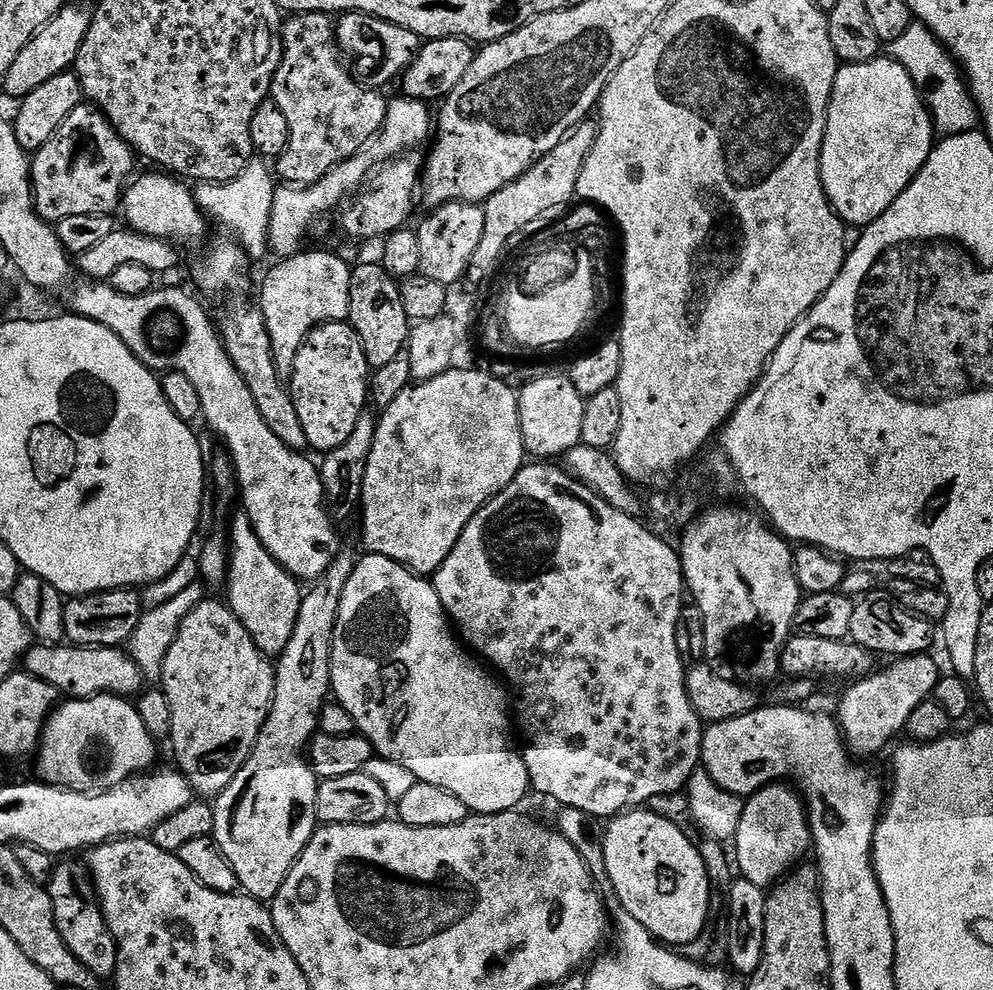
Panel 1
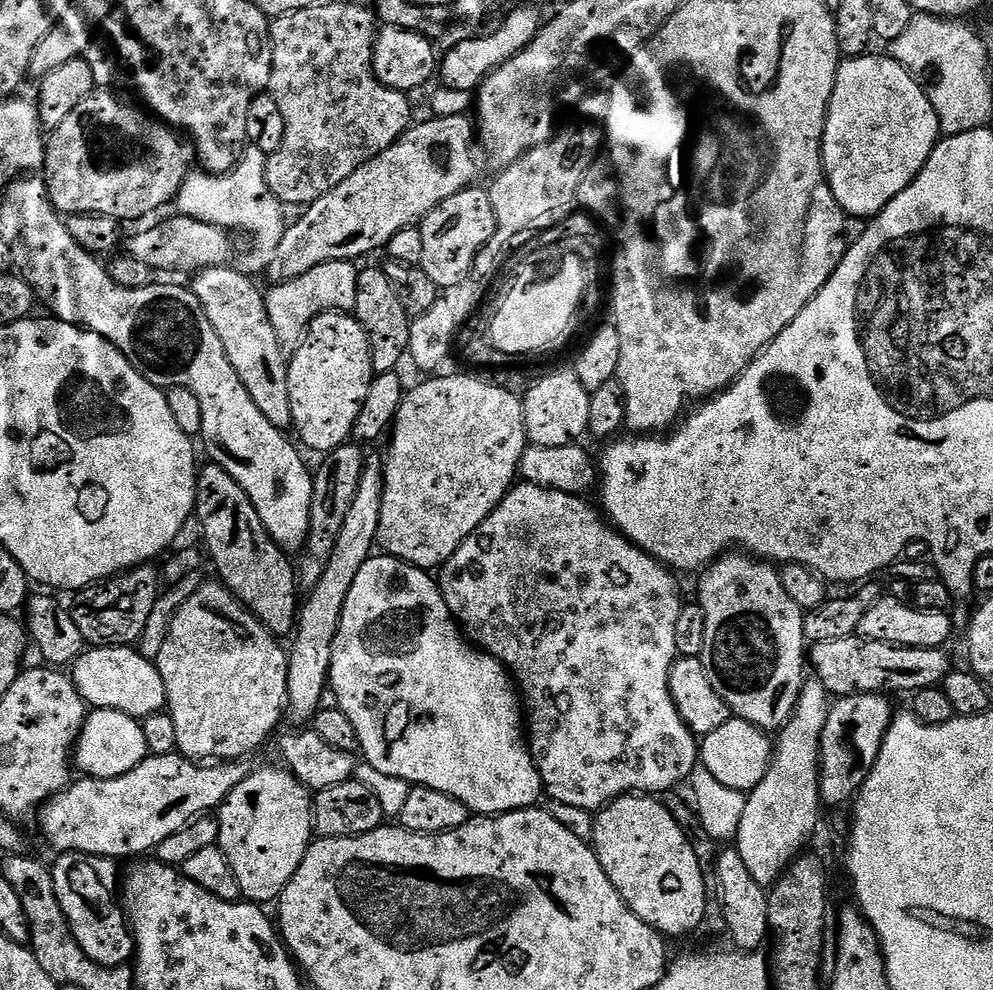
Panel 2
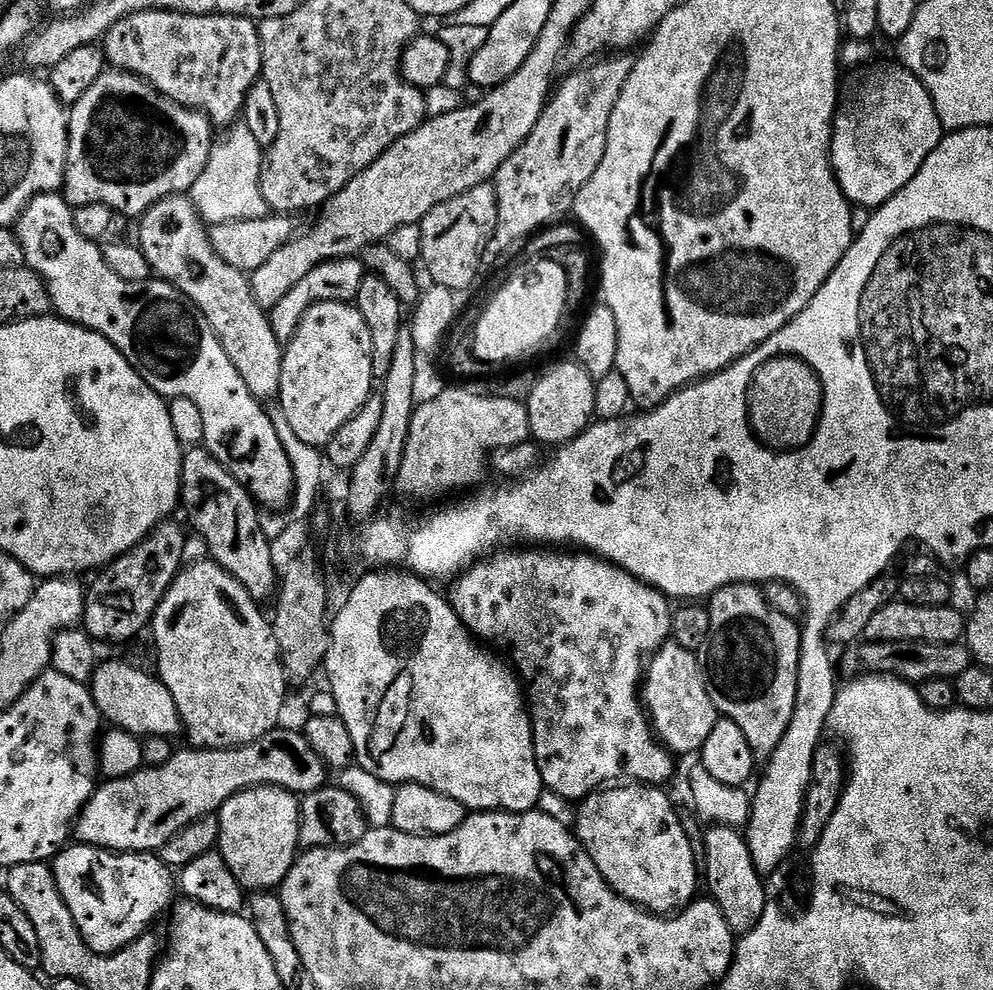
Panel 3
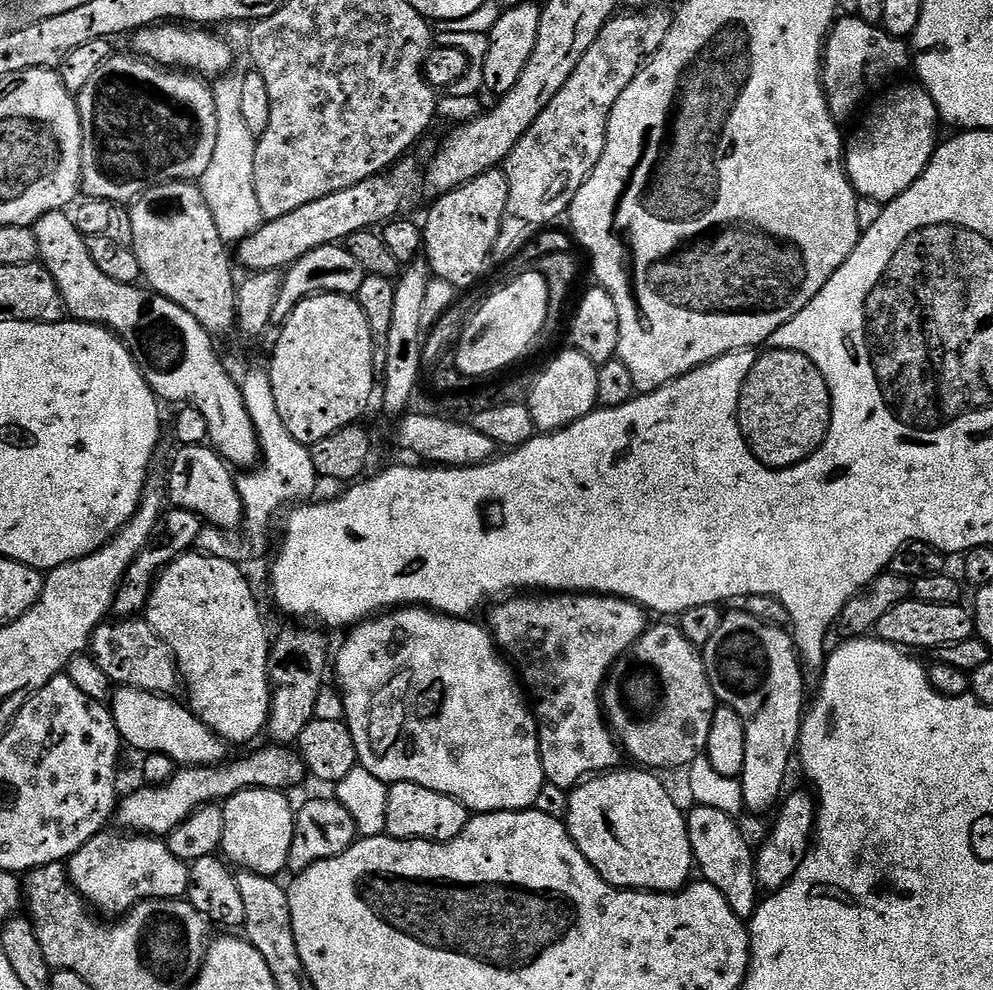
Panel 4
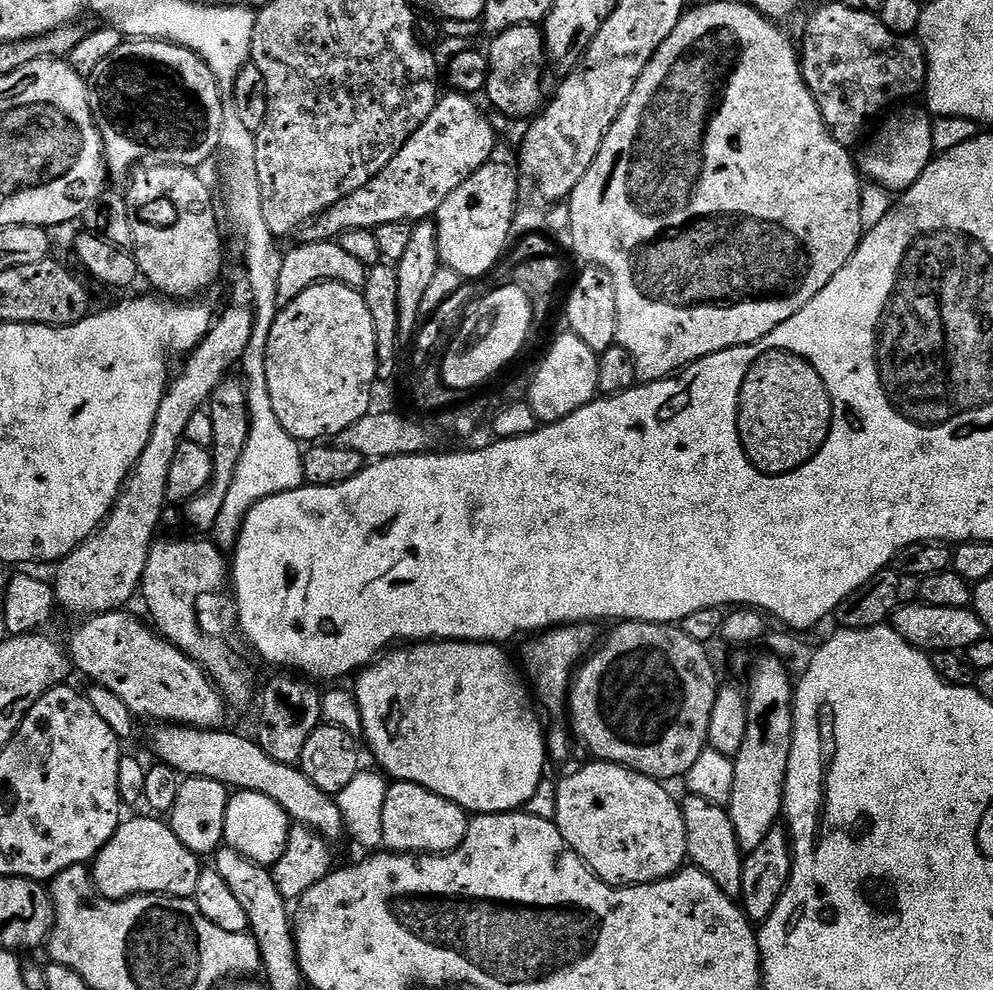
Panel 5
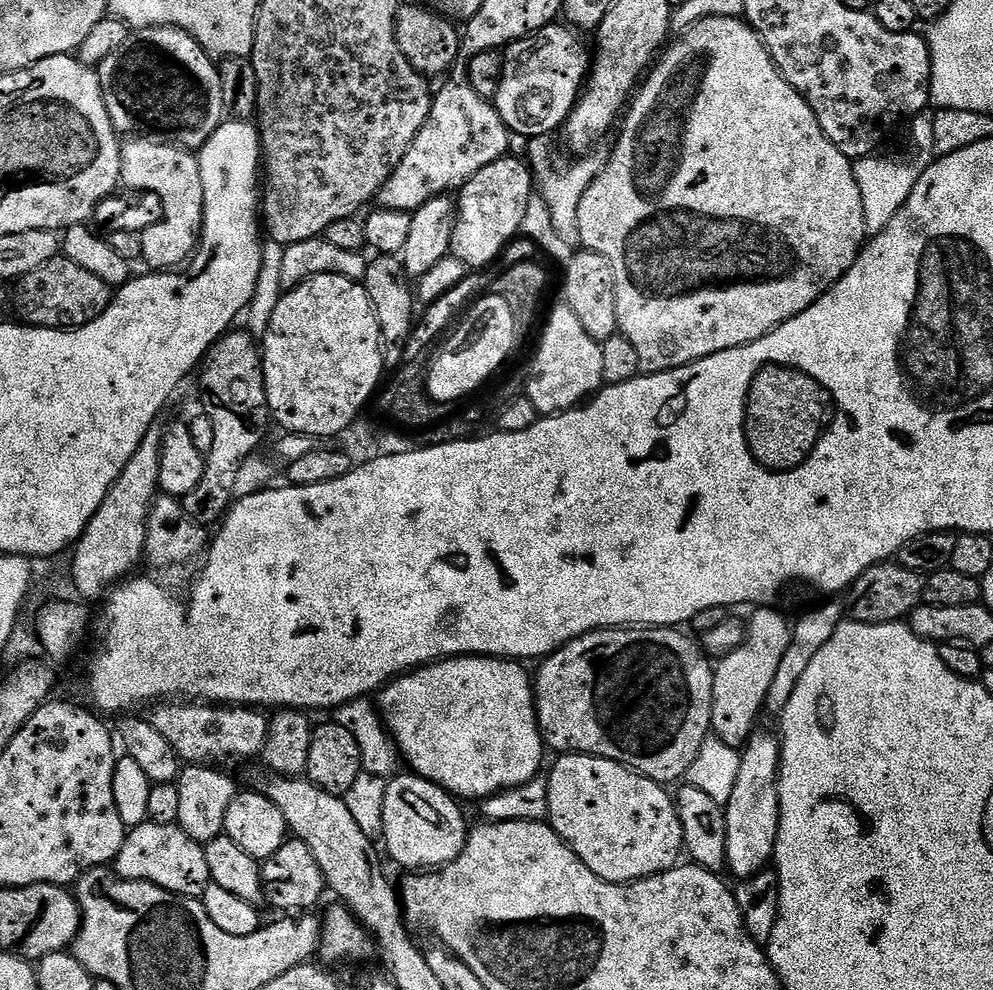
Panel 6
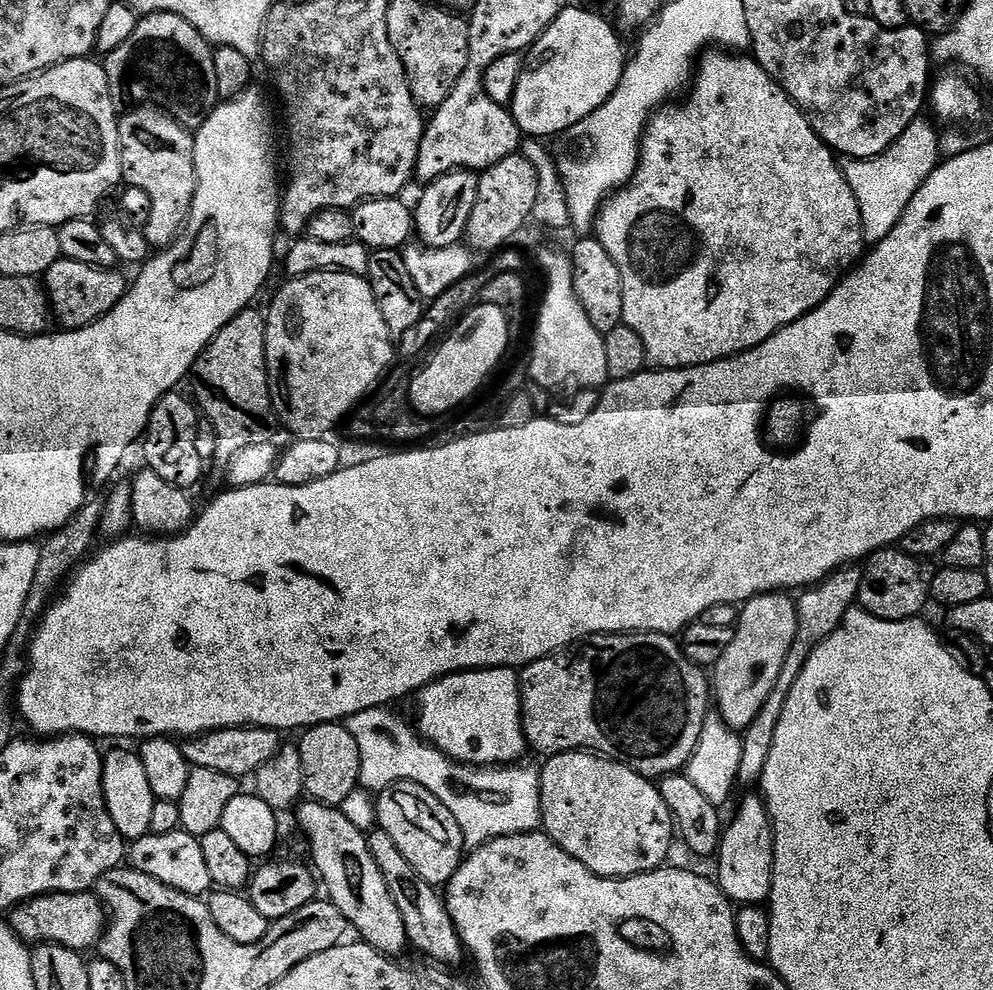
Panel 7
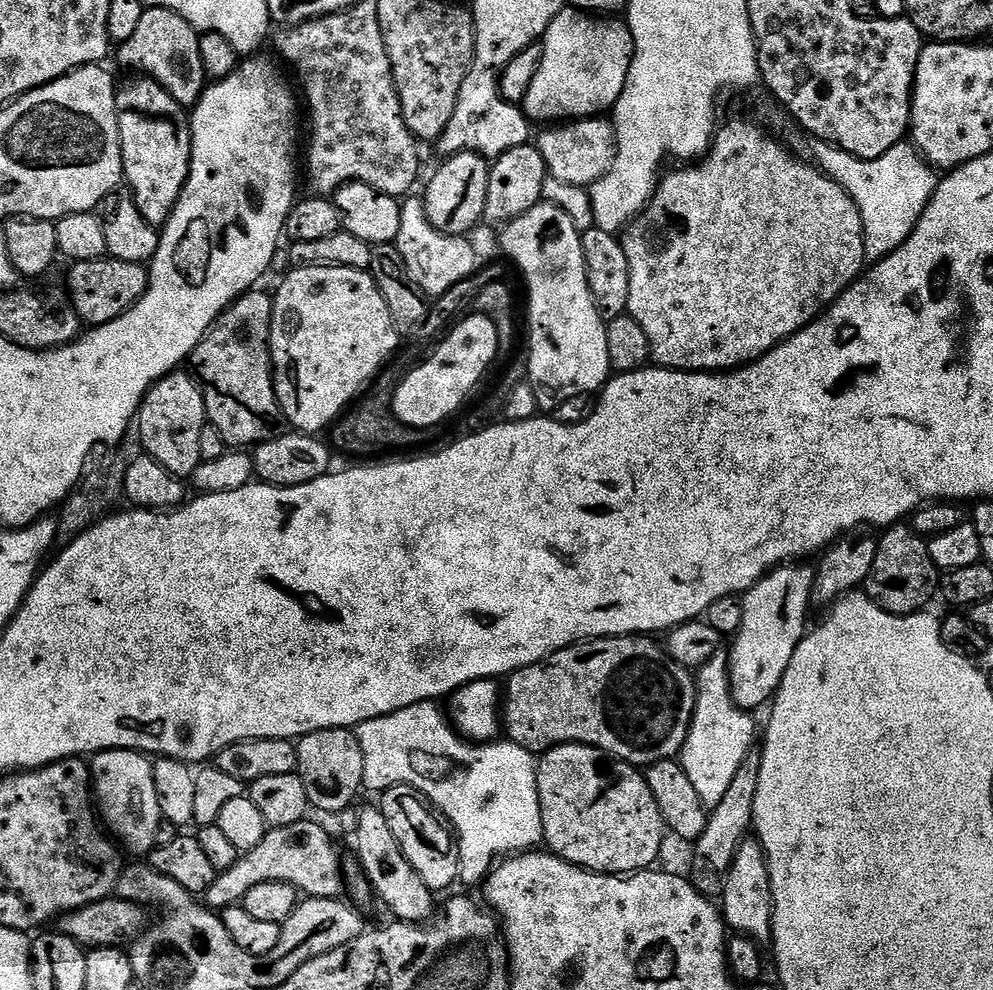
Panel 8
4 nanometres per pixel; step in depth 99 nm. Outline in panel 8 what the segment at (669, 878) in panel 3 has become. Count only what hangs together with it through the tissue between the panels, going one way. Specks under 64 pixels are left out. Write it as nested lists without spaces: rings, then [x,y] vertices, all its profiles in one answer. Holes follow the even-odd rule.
[[[559,744],[539,757],[538,798],[542,806],[543,843],[547,851],[566,862],[601,874],[635,874],[653,867],[664,848],[666,825],[645,773],[633,765],[617,762],[584,744]]]

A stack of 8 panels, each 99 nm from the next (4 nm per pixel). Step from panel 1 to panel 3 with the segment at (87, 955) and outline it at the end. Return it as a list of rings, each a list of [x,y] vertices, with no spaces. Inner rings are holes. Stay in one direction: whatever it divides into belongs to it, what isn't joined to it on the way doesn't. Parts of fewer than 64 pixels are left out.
[[[72,842],[57,854],[50,867],[82,942],[95,956],[121,952],[145,935],[151,929],[148,927],[173,907],[172,895],[178,892],[173,869],[167,868],[156,852],[107,852],[92,844]]]

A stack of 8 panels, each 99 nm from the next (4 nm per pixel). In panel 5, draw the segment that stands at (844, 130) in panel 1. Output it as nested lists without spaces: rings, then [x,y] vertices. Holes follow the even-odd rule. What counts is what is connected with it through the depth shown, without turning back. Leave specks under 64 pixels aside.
[[[927,107],[903,108],[896,110],[901,110],[901,112],[893,111],[883,121],[885,124],[876,133],[873,131],[867,137],[863,145],[864,153],[858,156],[859,171],[871,183],[888,189],[892,194],[902,194],[907,188],[914,186],[914,182],[918,182],[926,166],[934,159],[934,151],[932,152],[932,123],[934,120]]]

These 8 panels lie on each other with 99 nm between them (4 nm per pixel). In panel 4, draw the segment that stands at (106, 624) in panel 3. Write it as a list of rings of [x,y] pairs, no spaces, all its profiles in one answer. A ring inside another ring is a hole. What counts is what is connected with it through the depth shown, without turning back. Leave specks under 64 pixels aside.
[[[169,507],[164,513],[164,519],[160,521],[160,527],[156,529],[154,539],[141,550],[138,558],[134,558],[134,562],[130,562],[130,570],[126,570],[124,580],[116,591],[112,612],[120,618],[139,617],[148,607],[148,600],[152,597],[152,585],[156,583],[158,574],[184,553],[196,548],[198,534],[202,534],[205,526],[205,521],[201,520],[196,512]]]

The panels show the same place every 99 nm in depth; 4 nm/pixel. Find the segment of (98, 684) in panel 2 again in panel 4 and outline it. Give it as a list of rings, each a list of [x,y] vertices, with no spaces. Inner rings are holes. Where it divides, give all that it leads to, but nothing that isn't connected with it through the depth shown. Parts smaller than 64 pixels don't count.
[[[117,687],[113,691],[110,707],[118,726],[118,734],[125,745],[137,748],[140,754],[161,752],[178,766],[205,768],[222,764],[229,759],[229,745],[206,727],[192,712],[191,707],[172,700],[171,695],[147,692],[137,688]]]

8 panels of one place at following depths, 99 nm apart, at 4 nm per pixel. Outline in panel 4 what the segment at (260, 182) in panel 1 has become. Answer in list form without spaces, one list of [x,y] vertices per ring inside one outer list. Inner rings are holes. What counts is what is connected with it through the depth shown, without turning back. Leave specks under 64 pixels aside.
[[[233,70],[219,77],[214,86],[214,106],[218,110],[218,146],[214,146],[214,158],[206,166],[206,174],[199,181],[204,191],[210,214],[218,226],[218,234],[229,245],[239,245],[250,234],[254,234],[266,222],[262,206],[258,206],[258,194],[254,194],[254,154],[258,137],[246,126],[242,115],[243,75]]]

